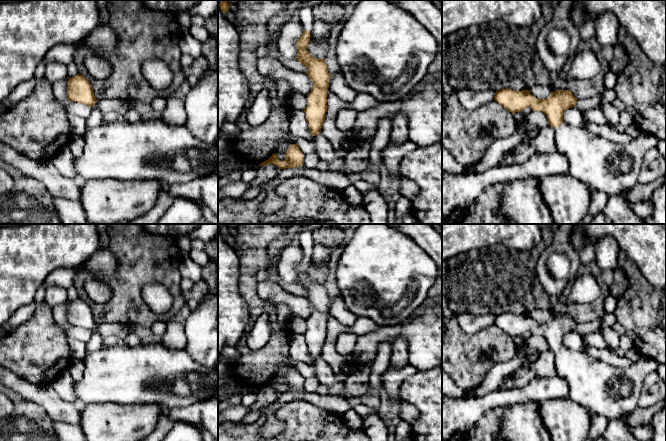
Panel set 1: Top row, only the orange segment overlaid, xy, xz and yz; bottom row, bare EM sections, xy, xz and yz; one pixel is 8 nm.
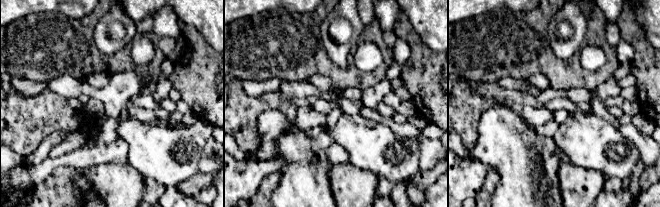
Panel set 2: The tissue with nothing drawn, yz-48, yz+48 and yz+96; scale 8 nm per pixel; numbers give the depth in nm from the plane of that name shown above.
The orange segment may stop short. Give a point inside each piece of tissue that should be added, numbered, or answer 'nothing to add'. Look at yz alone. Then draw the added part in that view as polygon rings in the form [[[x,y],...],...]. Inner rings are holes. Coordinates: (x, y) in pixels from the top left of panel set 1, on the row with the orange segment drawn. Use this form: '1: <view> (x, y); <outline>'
1: yz (603, 165); [[[564,122],[555,129],[554,139],[556,152],[567,158],[570,176],[609,197],[624,195],[639,183],[643,157],[648,150],[658,145],[658,139],[649,133],[642,132],[630,143],[616,144],[585,128],[572,127]]]

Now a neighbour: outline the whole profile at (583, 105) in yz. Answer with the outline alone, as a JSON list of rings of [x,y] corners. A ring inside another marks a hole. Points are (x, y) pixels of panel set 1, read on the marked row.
[[[597,95],[587,99],[578,99],[576,108],[581,112],[585,113],[590,110],[600,109],[602,103],[602,95]]]

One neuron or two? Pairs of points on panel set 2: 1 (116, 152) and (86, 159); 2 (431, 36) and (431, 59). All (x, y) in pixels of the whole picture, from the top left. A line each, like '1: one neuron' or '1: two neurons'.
1: one neuron
2: two neurons

